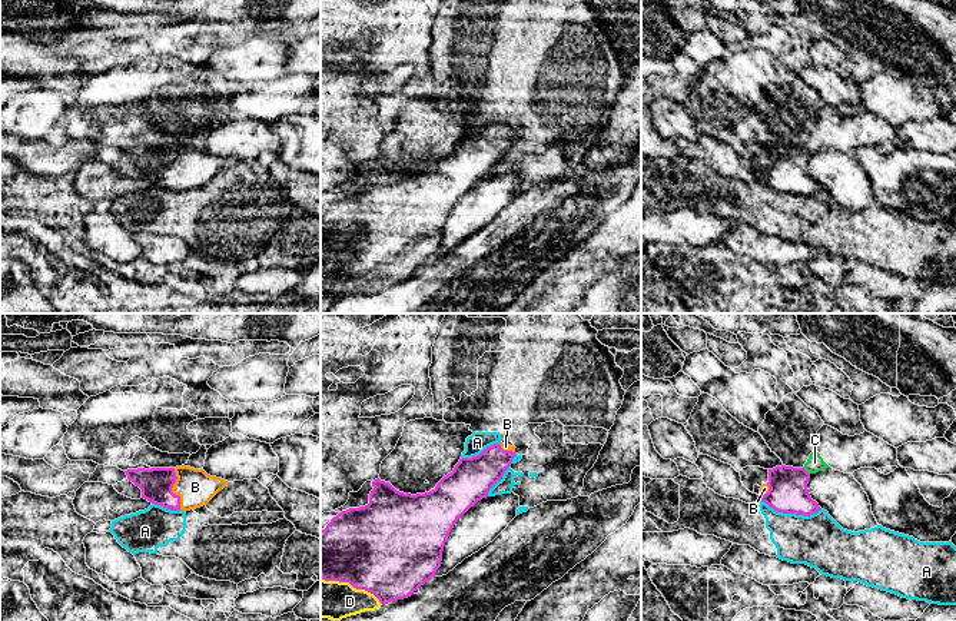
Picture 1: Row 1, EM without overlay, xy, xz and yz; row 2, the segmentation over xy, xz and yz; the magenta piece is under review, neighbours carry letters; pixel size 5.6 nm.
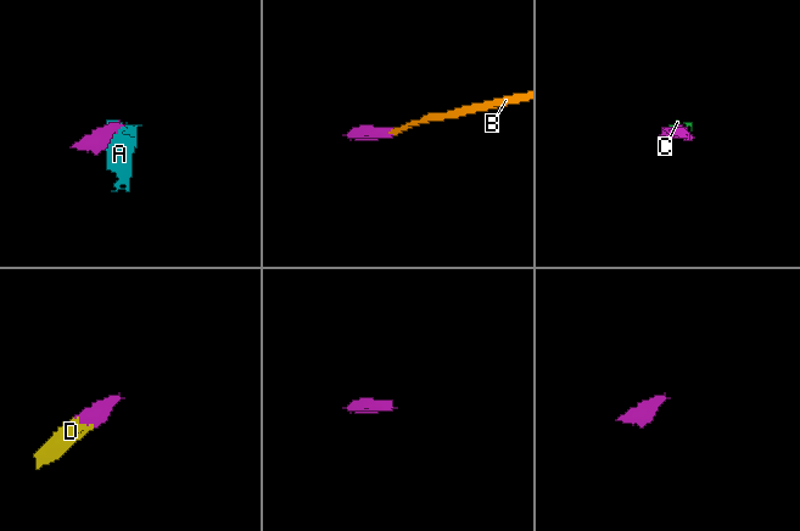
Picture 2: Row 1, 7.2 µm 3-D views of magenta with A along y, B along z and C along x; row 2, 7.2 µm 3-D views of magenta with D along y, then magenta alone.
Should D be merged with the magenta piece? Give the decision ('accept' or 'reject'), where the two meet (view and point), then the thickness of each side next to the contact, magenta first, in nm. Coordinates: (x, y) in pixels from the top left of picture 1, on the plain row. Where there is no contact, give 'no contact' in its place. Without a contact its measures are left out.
accept; contact xz (352, 265); calibres 480 and 220 nm

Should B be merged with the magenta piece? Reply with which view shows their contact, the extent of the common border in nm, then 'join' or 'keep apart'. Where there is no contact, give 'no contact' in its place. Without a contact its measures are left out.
xy | 240 nm | join

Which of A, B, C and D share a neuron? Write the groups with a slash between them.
A / B D / C

